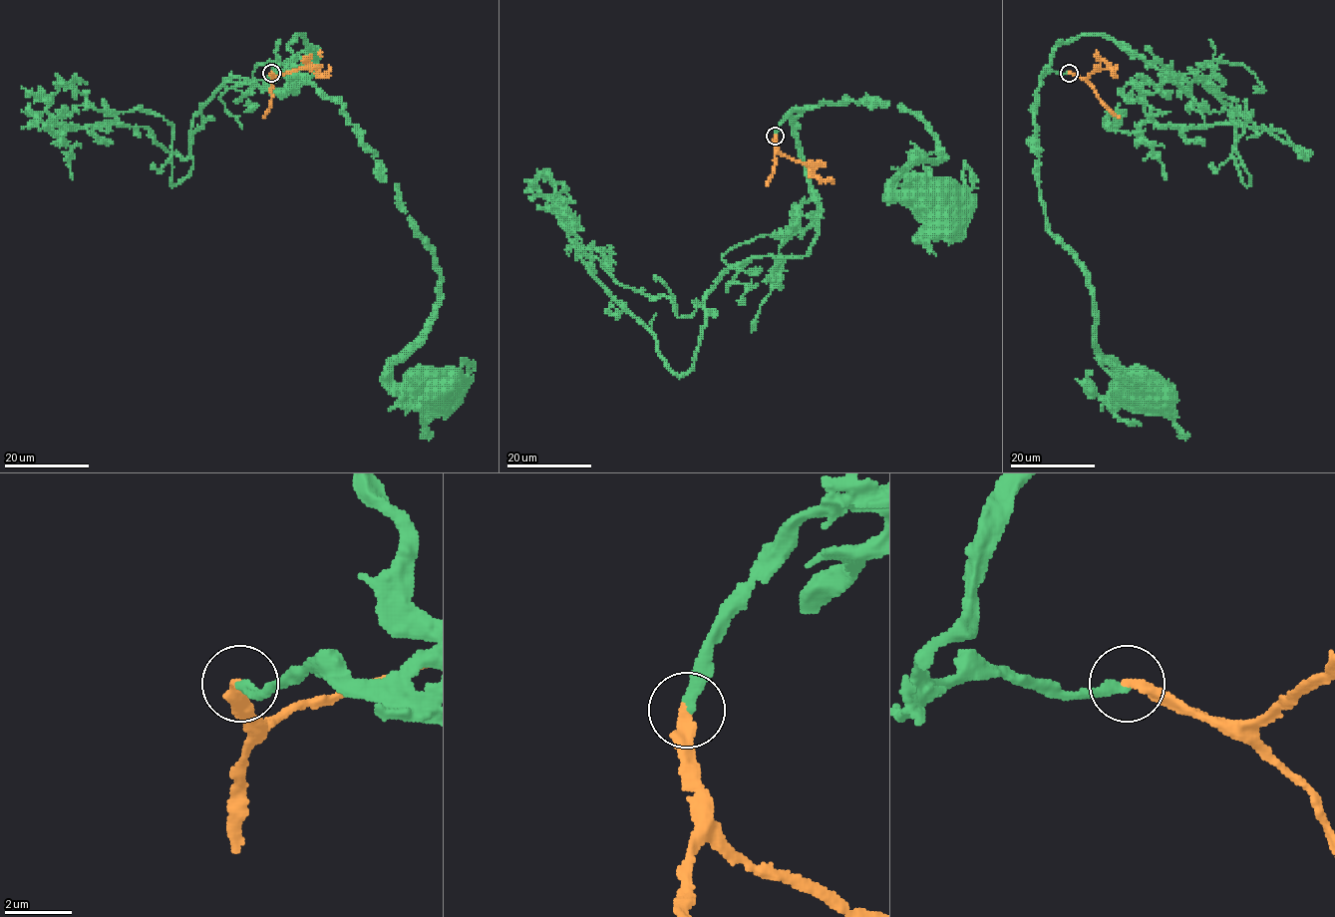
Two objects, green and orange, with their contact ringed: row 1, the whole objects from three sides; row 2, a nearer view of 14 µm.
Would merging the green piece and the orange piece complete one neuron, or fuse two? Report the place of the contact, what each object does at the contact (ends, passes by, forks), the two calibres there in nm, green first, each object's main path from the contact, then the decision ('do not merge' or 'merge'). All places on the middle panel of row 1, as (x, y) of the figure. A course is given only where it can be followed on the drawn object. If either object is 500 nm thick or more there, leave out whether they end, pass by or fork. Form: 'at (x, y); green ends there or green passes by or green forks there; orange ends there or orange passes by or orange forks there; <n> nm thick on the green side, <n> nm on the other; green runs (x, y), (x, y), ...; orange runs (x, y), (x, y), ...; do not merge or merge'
at (775, 136); green ends there; orange ends there; 320 nm thick on the green side, 360 nm on the other; green runs (775, 136), (791, 111), (844, 100), (916, 112), (942, 152), (913, 163), (892, 193), (909, 203), (919, 193); orange runs (775, 136), (781, 152), (810, 163), (817, 175), (827, 182), (834, 179), (832, 184); merge

